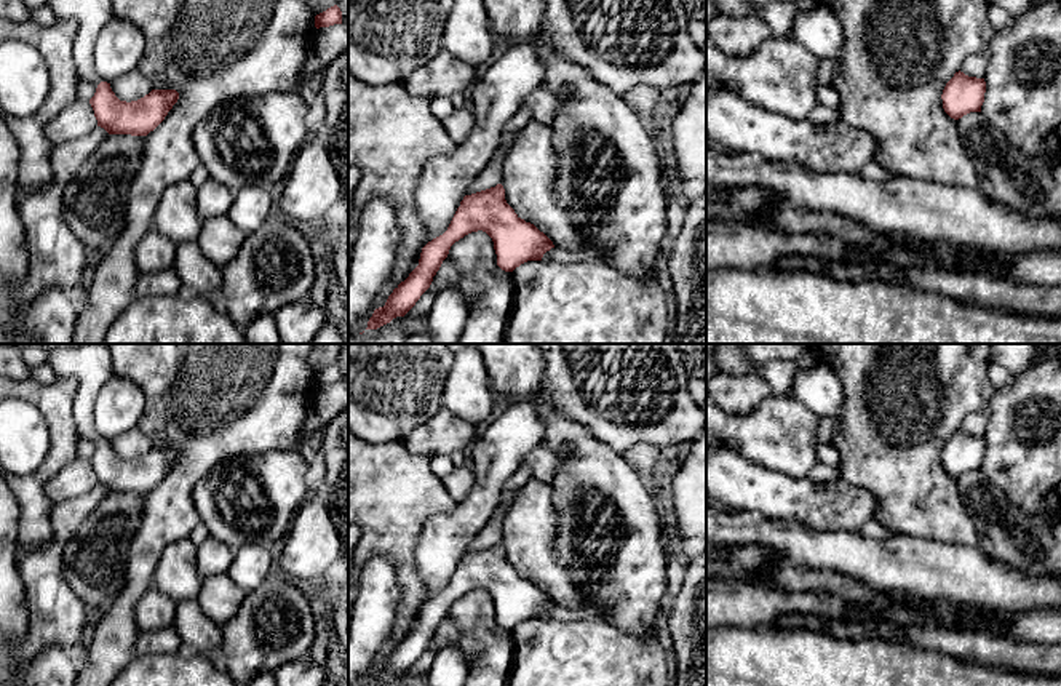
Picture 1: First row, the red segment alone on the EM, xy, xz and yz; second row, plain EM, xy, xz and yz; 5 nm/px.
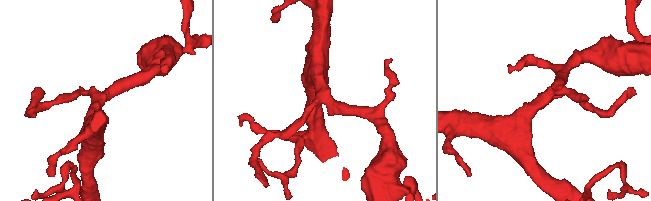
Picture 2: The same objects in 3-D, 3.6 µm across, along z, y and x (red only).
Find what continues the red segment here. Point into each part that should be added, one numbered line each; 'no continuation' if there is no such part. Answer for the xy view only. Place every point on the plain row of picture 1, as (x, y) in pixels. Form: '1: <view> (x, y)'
1: xy (90, 363)

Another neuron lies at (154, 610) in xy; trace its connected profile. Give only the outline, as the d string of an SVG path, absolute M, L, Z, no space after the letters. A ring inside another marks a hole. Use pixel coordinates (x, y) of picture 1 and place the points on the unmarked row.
M150 587L137 600L134 608L134 620L139 632L153 632L173 627L176 601Z

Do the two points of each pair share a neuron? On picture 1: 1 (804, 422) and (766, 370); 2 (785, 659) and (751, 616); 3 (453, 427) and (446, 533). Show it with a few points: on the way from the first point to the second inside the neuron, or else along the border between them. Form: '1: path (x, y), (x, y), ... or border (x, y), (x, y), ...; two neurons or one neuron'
1: border (775, 394), (790, 394), (793, 397); two neurons
2: border (723, 624), (769, 629); two neurons
3: border (478, 437), (467, 451); two neurons

